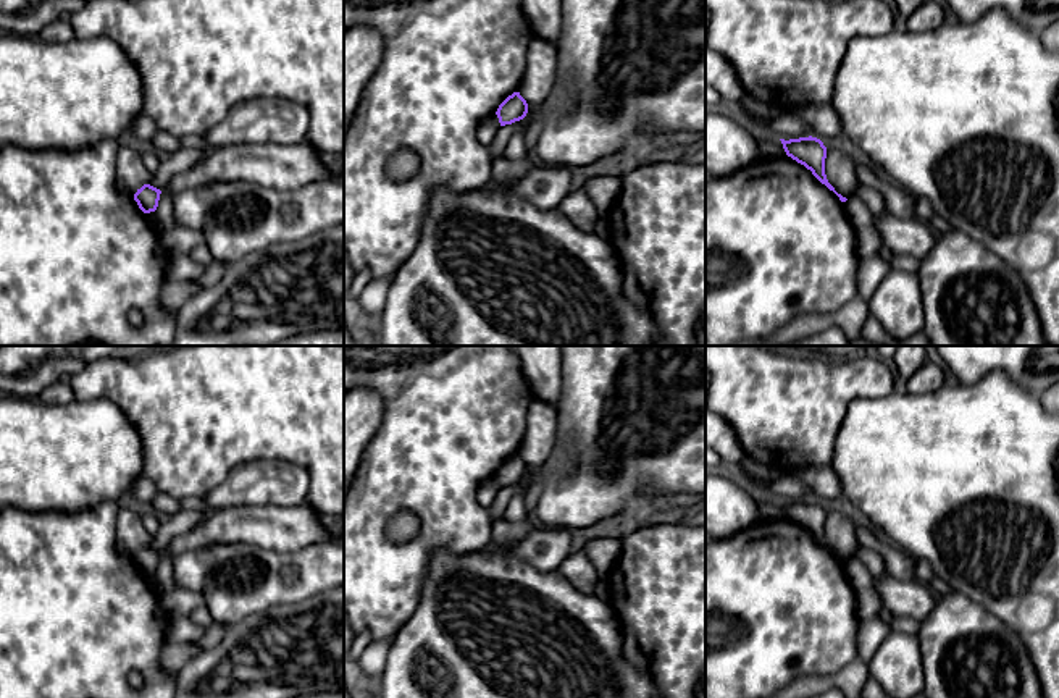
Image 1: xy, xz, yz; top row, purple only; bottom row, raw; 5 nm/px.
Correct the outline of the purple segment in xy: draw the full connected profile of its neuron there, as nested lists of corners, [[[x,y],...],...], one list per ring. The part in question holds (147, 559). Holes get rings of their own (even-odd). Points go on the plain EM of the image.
[[[144,546],[137,554],[134,556],[134,562],[137,564],[139,570],[144,575],[155,574],[158,569],[161,553],[150,548]]]

